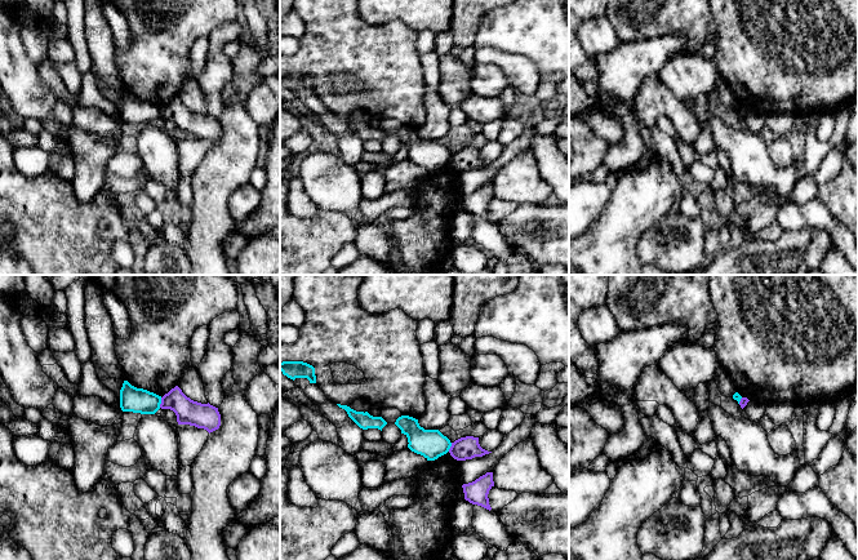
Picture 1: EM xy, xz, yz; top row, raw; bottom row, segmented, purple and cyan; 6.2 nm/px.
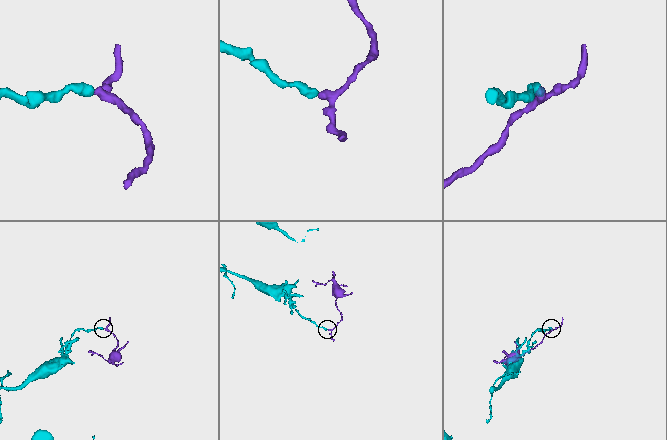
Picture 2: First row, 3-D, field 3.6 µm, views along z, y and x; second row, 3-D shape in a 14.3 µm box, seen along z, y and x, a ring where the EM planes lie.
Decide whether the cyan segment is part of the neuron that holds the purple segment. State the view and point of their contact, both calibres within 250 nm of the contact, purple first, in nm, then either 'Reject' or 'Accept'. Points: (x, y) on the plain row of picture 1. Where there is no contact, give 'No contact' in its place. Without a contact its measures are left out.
Touches purple at xy (161, 114). Thickness 160 nm (purple) against 160 nm. Reject

